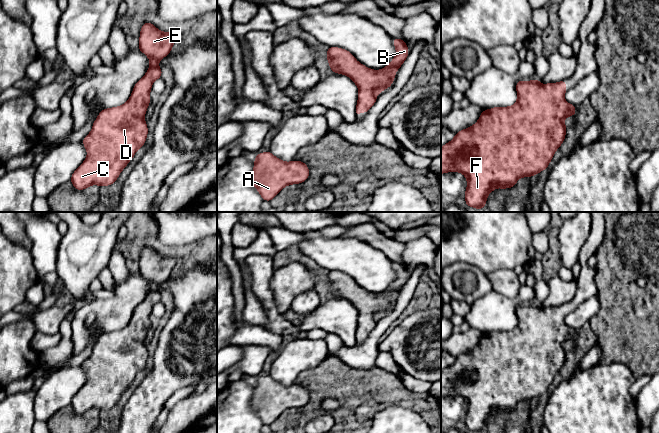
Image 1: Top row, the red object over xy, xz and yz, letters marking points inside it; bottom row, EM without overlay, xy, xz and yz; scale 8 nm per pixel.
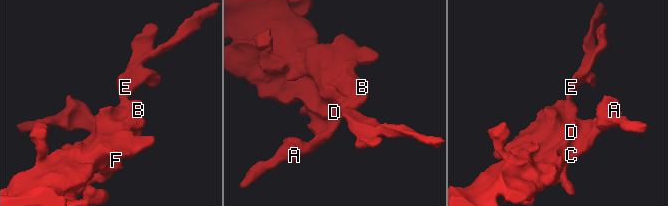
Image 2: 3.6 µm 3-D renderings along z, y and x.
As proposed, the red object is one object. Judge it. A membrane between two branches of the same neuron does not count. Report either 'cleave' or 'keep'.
keep

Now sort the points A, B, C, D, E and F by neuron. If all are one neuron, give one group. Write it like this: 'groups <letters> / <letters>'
groups A B C D E F

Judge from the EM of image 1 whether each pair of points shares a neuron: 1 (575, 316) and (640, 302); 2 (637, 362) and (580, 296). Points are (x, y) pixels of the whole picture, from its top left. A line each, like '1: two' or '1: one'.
1: two
2: two

